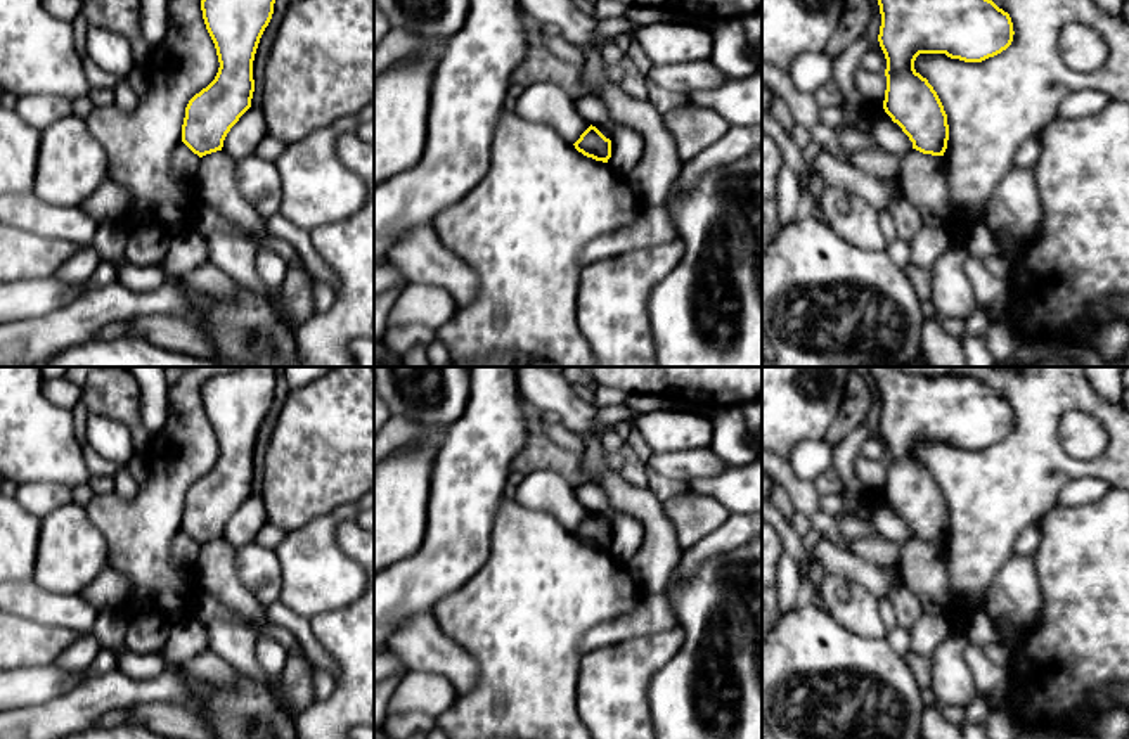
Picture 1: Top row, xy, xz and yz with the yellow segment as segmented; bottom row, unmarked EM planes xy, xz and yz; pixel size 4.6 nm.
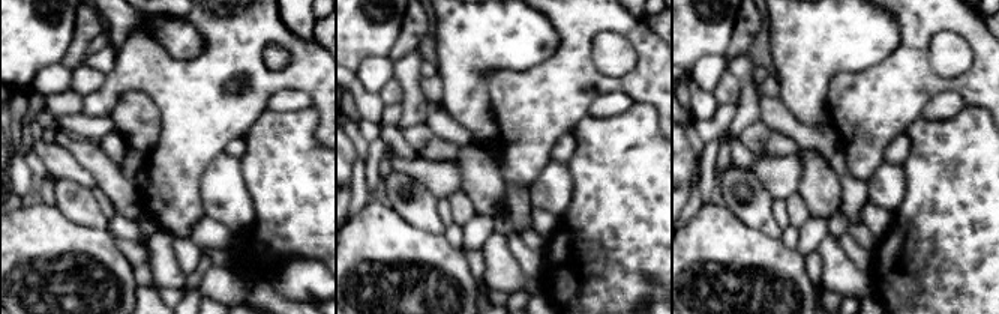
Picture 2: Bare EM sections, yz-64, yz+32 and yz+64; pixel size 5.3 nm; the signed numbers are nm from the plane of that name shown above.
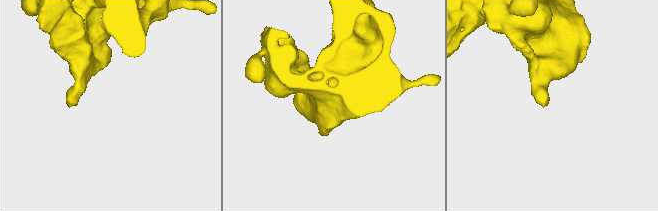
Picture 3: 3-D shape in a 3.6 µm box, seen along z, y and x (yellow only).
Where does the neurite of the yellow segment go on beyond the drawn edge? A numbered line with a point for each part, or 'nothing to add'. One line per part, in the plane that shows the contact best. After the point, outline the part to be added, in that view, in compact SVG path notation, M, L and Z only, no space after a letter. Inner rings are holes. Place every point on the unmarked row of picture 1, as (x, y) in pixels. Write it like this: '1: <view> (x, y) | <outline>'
nothing to add

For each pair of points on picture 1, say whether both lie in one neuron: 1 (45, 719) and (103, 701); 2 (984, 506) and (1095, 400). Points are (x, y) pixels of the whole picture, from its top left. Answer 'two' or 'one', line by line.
1: one
2: one

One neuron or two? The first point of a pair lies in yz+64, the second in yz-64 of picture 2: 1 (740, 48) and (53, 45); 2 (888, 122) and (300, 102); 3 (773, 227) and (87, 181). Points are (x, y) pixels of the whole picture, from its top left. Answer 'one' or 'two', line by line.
1: two
2: two
3: two

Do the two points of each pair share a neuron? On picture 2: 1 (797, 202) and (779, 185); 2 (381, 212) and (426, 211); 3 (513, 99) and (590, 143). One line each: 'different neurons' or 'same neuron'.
1: different neurons
2: different neurons
3: different neurons

